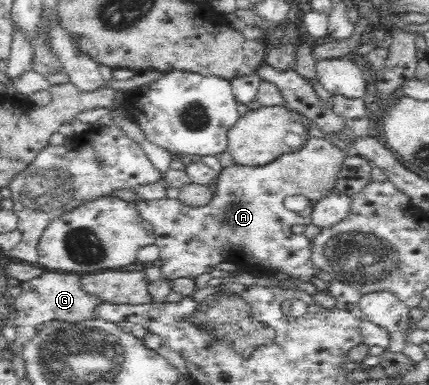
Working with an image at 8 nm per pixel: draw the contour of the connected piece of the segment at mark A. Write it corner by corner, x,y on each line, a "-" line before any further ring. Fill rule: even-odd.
312,138
300,149
291,150
268,164
257,167
242,167
232,165
224,167
217,176
216,194
204,206
188,207
177,199
167,197
160,200
137,201
137,209
144,220
151,222
155,232
155,245
159,247
159,259
162,260
162,274
164,277
196,279
204,272
211,272
218,268
220,262
234,262
238,268
248,272
284,272
296,280
310,280
316,274
316,265
312,262
310,253
310,239
303,233
295,234
290,229
294,224
308,226
311,219
312,208
325,196
334,193
335,173
341,168
348,152
335,145
332,140
-
303,194
309,200
307,209
301,212
288,211
283,208
282,201
286,196

